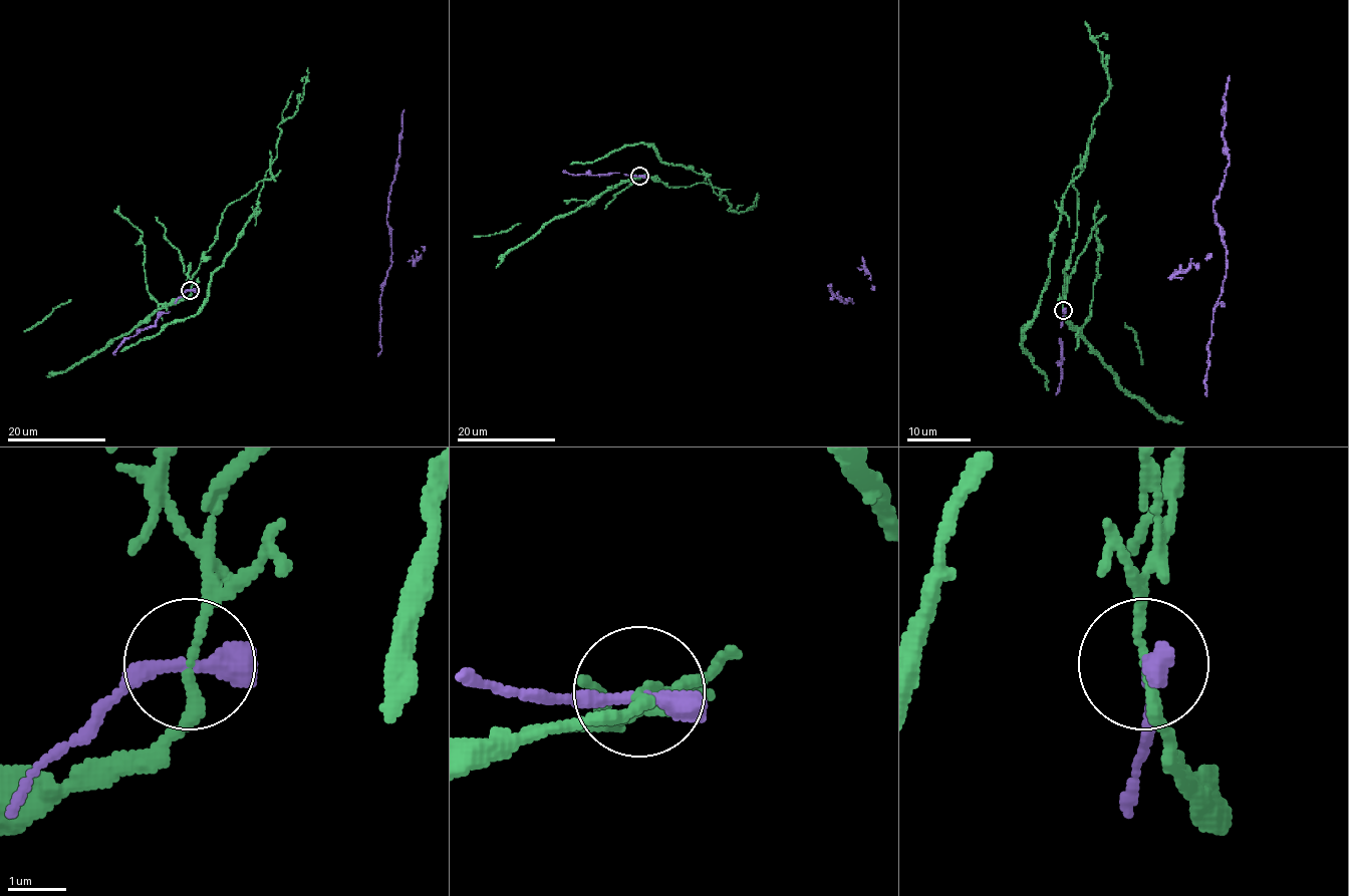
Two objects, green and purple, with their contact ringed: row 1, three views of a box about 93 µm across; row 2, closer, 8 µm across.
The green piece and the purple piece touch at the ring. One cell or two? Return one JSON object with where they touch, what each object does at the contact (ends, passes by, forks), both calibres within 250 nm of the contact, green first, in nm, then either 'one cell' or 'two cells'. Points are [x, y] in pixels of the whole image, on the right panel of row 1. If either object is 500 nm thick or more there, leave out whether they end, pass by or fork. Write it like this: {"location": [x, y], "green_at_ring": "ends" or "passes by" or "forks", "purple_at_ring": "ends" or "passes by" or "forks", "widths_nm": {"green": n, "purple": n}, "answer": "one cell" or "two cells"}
{"location": [1063, 310], "green_at_ring": "passes by", "purple_at_ring": "ends", "widths_nm": {"green": 160, "purple": 380}, "answer": "two cells"}

